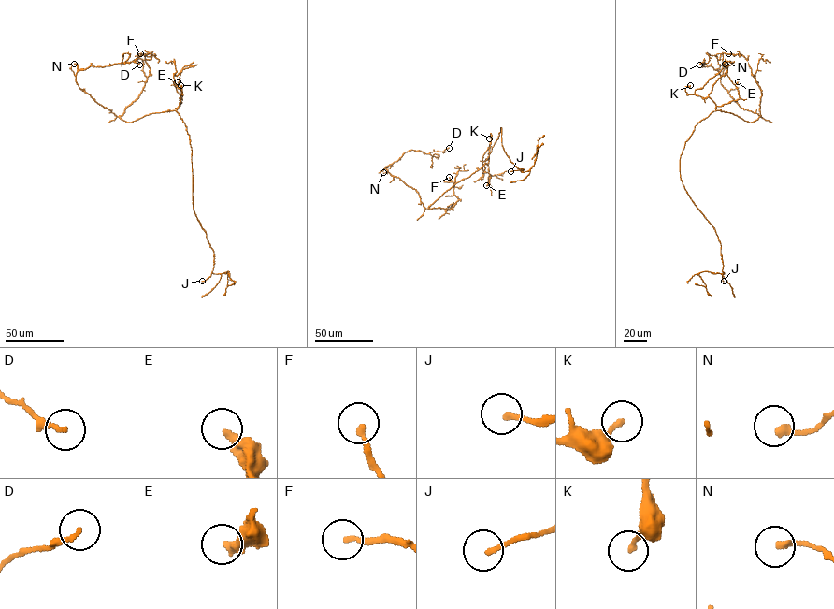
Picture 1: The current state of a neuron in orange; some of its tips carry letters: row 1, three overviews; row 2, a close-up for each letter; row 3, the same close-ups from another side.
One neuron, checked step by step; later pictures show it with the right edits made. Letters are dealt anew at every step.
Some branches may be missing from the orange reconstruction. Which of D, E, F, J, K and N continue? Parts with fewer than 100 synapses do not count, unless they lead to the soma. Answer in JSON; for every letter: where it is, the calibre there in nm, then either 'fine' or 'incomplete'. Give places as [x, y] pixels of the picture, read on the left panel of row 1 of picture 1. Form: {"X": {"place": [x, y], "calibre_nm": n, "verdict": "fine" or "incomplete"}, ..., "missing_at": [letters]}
{"D": {"place": [139, 65], "calibre_nm": 200, "verdict": "fine"}, "E": {"place": [178, 81], "calibre_nm": 380, "verdict": "fine"}, "F": {"place": [140, 53], "calibre_nm": 180, "verdict": "fine"}, "J": {"place": [202, 281], "calibre_nm": 170, "verdict": "fine"}, "K": {"place": [180, 85], "calibre_nm": 180, "verdict": "fine"}, "N": {"place": [74, 64], "calibre_nm": 240, "verdict": "fine"}, "missing_at": []}

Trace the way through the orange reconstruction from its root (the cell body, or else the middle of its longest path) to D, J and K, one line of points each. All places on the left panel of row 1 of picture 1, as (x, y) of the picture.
D: (178, 112), (151, 113), (126, 122), (98, 104), (76, 81), (76, 73), (91, 66), (132, 62), (139, 65)
J: (178, 112), (191, 141), (194, 210), (214, 253), (211, 275), (202, 281)
K: (178, 112), (182, 94), (180, 85)

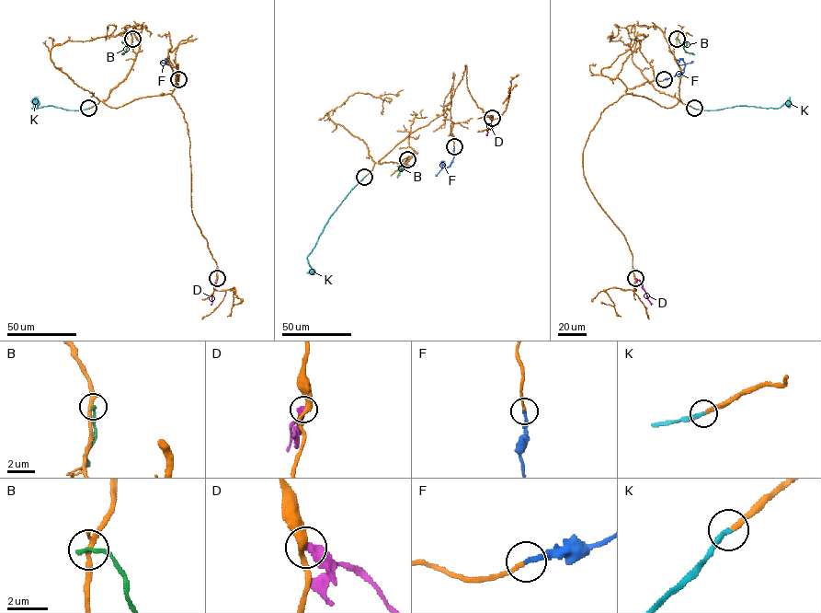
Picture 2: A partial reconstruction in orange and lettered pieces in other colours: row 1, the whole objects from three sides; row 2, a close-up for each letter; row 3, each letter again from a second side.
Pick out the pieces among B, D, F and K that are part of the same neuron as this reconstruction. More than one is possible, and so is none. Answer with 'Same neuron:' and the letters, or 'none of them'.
Same neuron: F, K

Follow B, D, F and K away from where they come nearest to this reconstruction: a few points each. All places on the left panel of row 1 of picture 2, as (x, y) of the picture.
B: (132, 39), (131, 44), (122, 54)
D: (217, 278), (210, 305)
F: (178, 79), (165, 58), (169, 64), (160, 62)
K: (88, 108), (67, 110), (49, 105), (31, 108), (36, 103), (32, 98)

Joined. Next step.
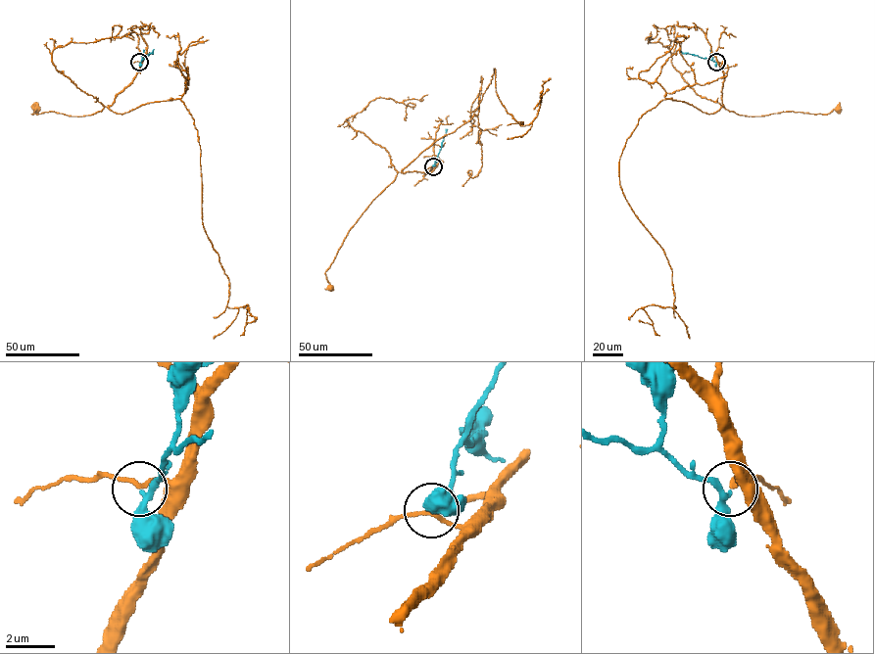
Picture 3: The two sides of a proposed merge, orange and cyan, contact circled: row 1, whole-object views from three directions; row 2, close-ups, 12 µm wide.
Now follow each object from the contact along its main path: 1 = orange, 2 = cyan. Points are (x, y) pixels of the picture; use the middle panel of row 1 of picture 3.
1: (433, 165), (429, 173), (398, 172), (376, 197), (349, 231), (326, 270), (330, 287)
2: (433, 165), (447, 128)

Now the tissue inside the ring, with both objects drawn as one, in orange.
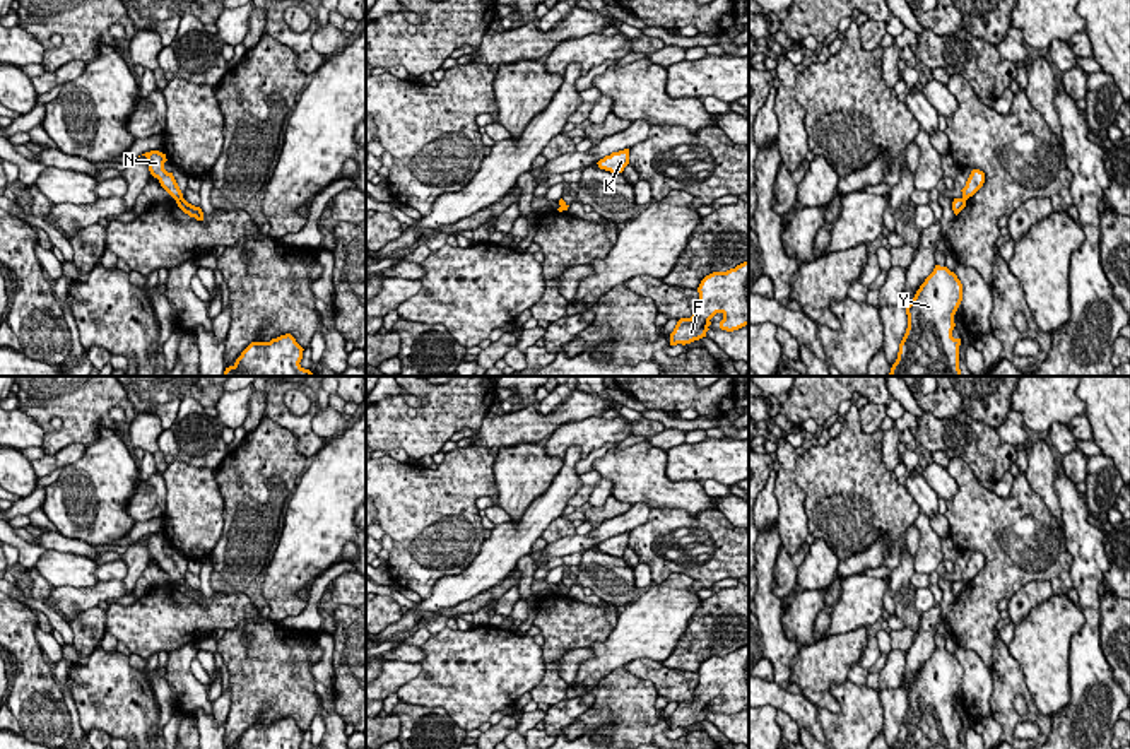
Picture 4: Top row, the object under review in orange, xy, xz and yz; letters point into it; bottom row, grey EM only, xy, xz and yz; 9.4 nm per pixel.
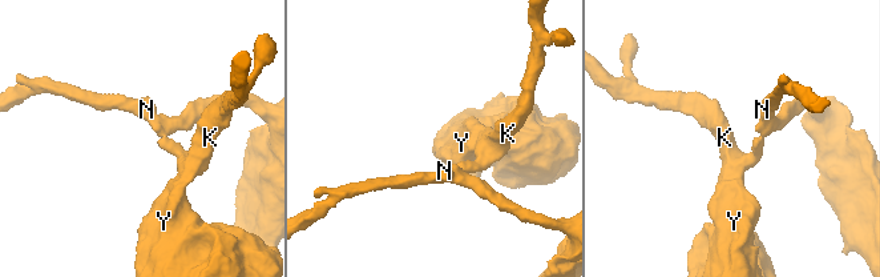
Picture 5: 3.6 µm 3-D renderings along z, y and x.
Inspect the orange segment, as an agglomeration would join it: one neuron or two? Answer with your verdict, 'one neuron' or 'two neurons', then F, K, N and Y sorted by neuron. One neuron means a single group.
two neurons; groups F N / K Y

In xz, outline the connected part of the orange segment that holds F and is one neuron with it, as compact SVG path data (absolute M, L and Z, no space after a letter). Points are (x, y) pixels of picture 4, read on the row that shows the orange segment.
M749 262L727 272L706 275L699 287L699 299L691 318L680 318L670 333L670 345L691 344L706 337L711 318L723 315L720 328L727 332L749 325Z

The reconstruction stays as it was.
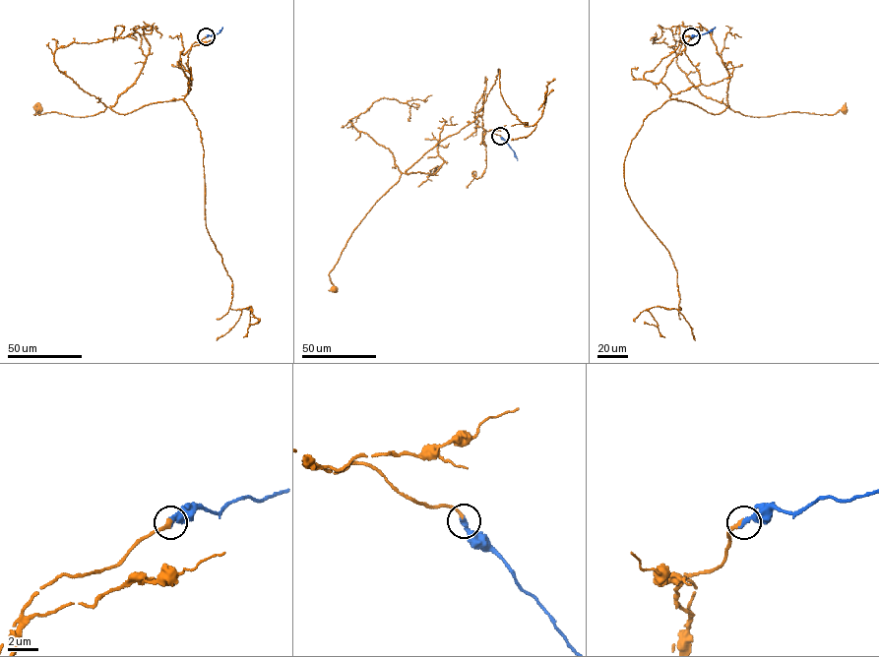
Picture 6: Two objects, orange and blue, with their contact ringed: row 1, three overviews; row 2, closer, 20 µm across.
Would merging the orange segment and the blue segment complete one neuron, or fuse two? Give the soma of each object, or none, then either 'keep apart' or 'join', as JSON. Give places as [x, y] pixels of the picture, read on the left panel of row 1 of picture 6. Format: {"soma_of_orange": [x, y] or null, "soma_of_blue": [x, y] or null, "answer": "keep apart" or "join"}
{"soma_of_orange": [38, 109], "soma_of_blue": null, "answer": "join"}

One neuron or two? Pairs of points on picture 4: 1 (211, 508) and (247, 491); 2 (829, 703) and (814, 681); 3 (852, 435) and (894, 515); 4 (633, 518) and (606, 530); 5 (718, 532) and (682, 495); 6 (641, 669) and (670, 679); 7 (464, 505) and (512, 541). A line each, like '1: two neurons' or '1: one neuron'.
1: two neurons
2: one neuron
3: one neuron
4: one neuron
5: two neurons
6: one neuron
7: two neurons

